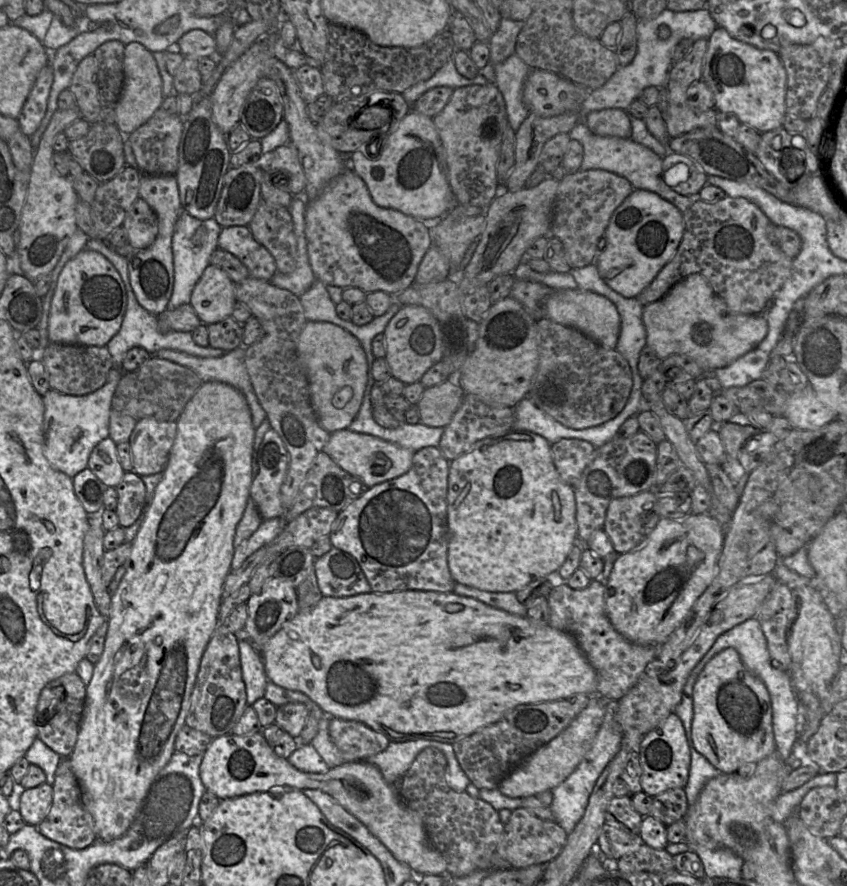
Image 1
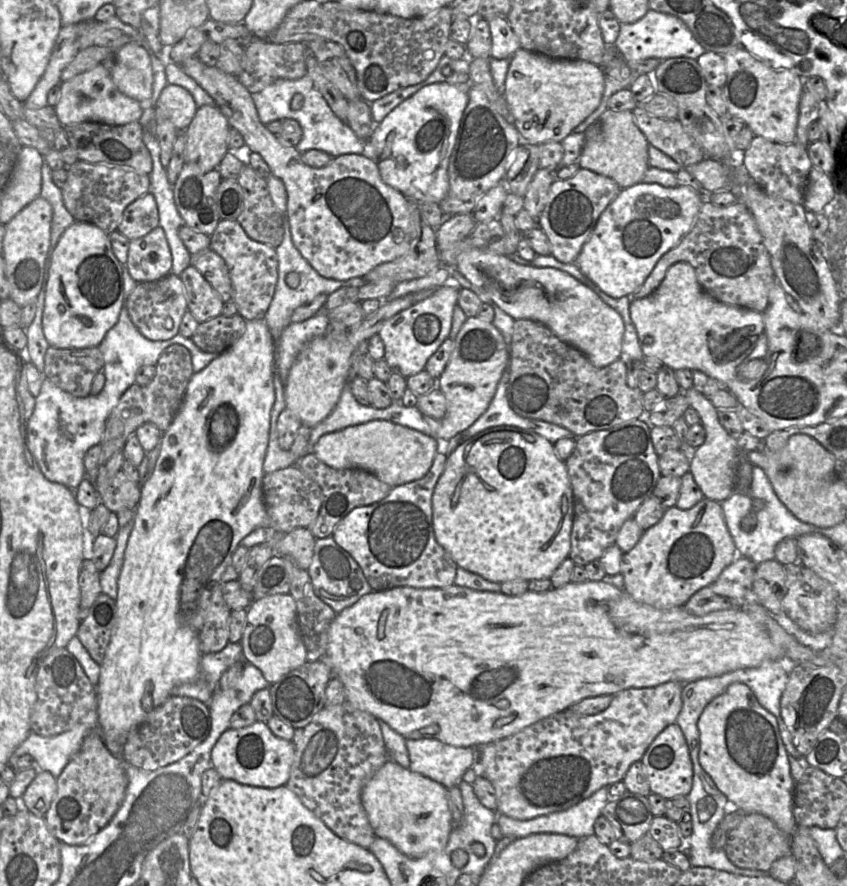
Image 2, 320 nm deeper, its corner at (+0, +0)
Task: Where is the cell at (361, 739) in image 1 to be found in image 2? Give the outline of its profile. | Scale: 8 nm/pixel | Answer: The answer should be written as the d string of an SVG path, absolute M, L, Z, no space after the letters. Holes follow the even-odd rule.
M350 702L325 705L303 728L285 786L337 836L370 849L375 839L361 802L365 783L388 760L380 721Z

